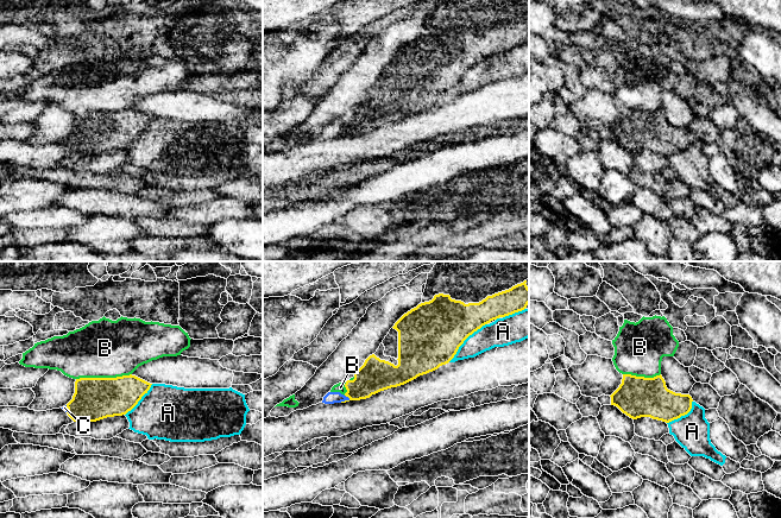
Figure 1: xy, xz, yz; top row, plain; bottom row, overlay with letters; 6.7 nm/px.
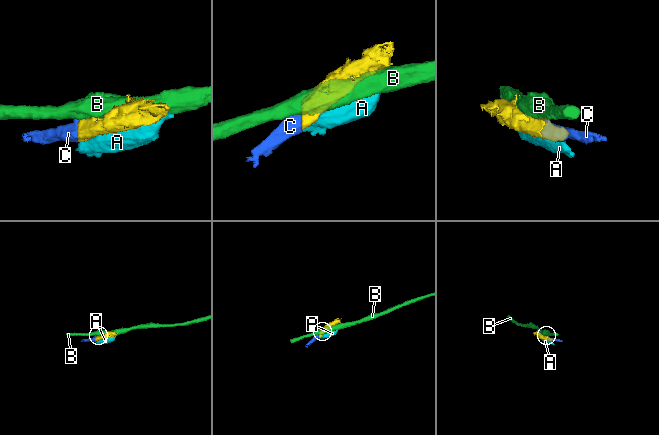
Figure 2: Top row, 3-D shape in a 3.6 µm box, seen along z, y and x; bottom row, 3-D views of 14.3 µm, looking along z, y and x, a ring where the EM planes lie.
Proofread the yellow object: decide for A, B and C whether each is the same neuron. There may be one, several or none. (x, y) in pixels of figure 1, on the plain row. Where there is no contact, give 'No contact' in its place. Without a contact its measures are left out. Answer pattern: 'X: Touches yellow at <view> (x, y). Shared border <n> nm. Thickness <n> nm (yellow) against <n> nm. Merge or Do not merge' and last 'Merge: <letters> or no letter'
A: Touches yellow at xz (465, 73). Shared border 380 nm. Thickness 420 nm (yellow) against 180 nm. Do not merge
B: Touches yellow at xy (104, 112). Shared border 380 nm. Thickness 280 nm (yellow) against 400 nm. Do not merge
C: Touches yellow at xz (345, 134). Shared border 80 nm. Thickness 220 nm (yellow) against 80 nm. Merge
Merge: C

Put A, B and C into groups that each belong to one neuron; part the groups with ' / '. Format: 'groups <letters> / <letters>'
groups A / B / C

